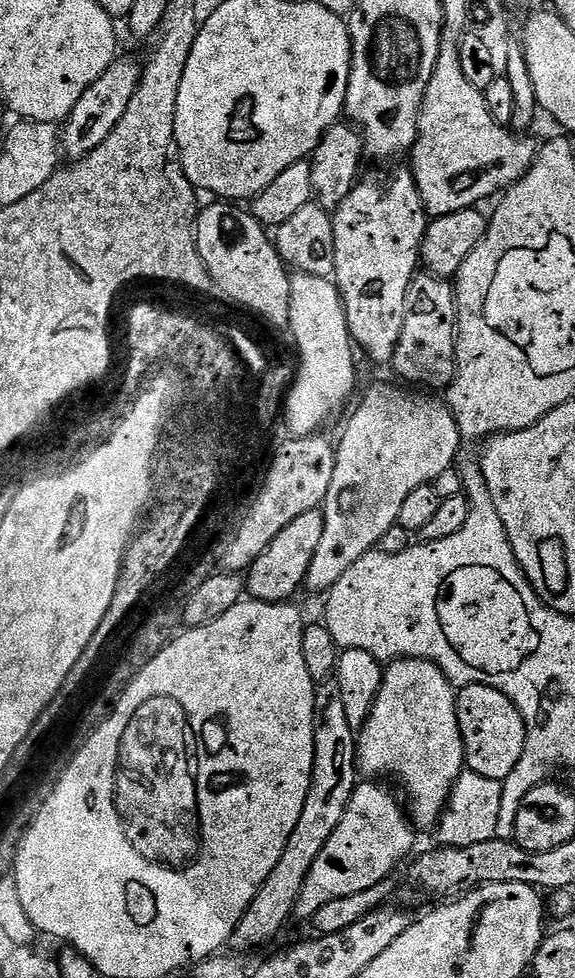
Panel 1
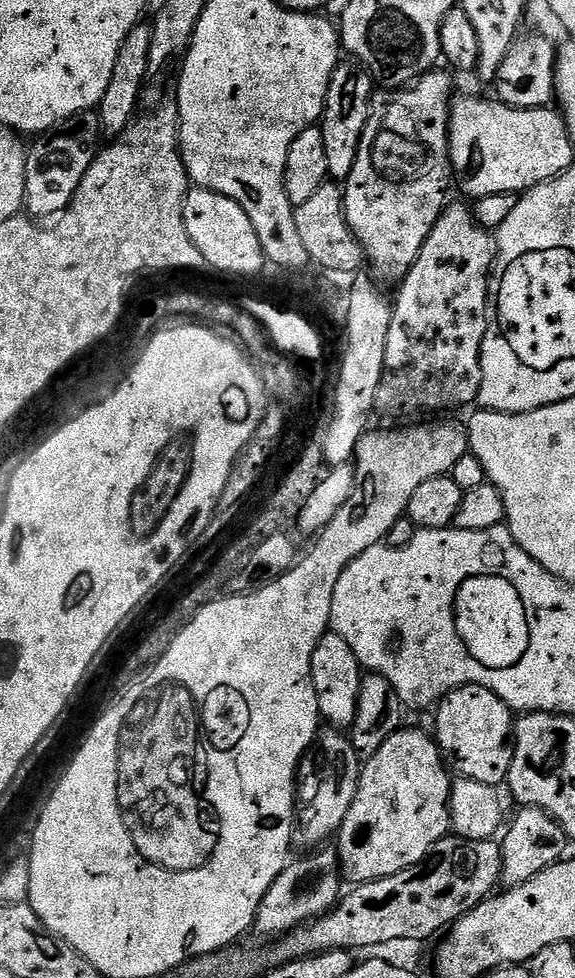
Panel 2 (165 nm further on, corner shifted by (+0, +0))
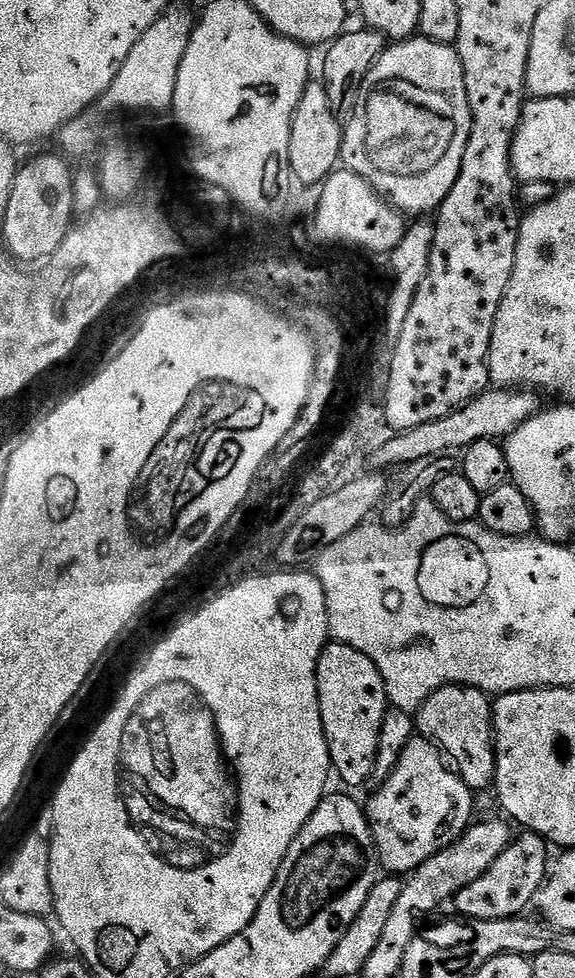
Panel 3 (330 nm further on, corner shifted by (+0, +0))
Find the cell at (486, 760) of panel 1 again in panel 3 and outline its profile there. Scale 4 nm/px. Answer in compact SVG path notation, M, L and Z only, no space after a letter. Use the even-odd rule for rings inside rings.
M447 684L445 688L426 698L426 702L414 716L419 735L423 739L435 741L440 751L454 765L464 785L473 790L491 789L496 778L492 706L489 693L467 688L464 684Z

